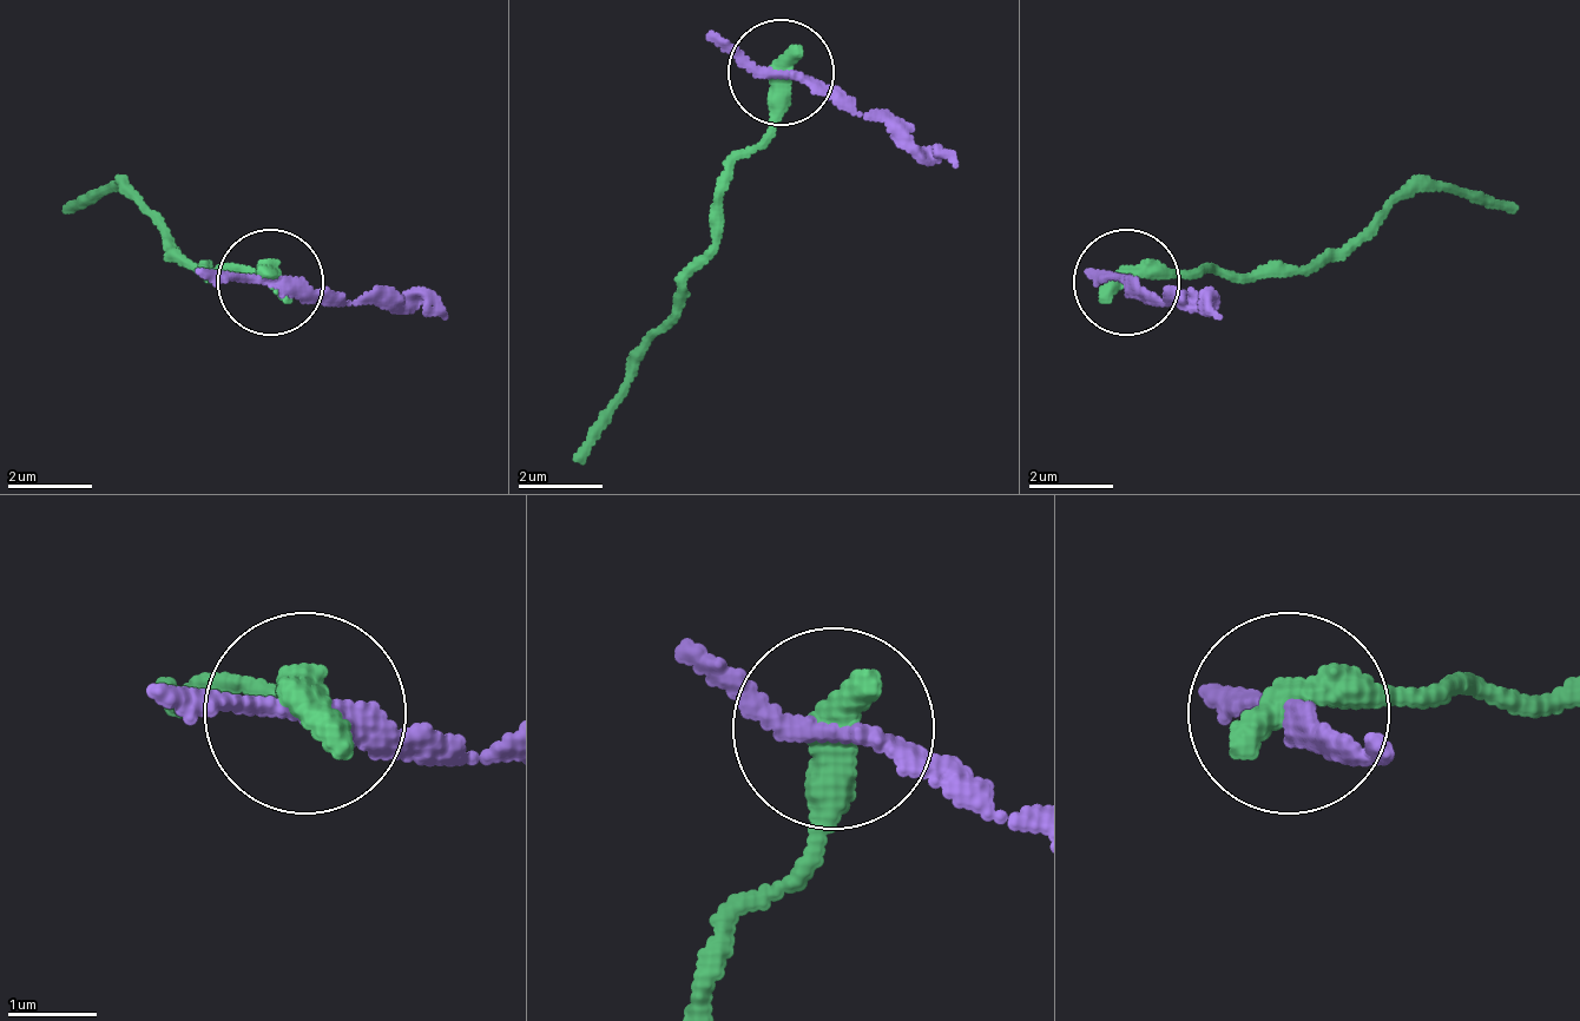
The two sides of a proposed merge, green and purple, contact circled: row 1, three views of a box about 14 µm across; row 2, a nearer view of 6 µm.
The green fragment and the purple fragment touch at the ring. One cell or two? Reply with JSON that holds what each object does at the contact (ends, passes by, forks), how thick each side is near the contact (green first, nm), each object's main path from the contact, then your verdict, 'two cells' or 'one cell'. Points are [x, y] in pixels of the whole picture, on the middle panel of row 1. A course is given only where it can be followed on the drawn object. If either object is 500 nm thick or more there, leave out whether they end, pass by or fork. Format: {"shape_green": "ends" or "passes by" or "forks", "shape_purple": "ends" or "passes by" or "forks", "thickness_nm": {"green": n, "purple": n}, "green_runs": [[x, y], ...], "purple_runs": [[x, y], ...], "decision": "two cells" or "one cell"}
{"thickness_nm": {"green": 550, "purple": 200}, "green_runs": [[783, 70], [709, 261], [634, 377], [571, 462]], "purple_runs": [[783, 70], [932, 144], [953, 165]], "decision": "two cells"}

